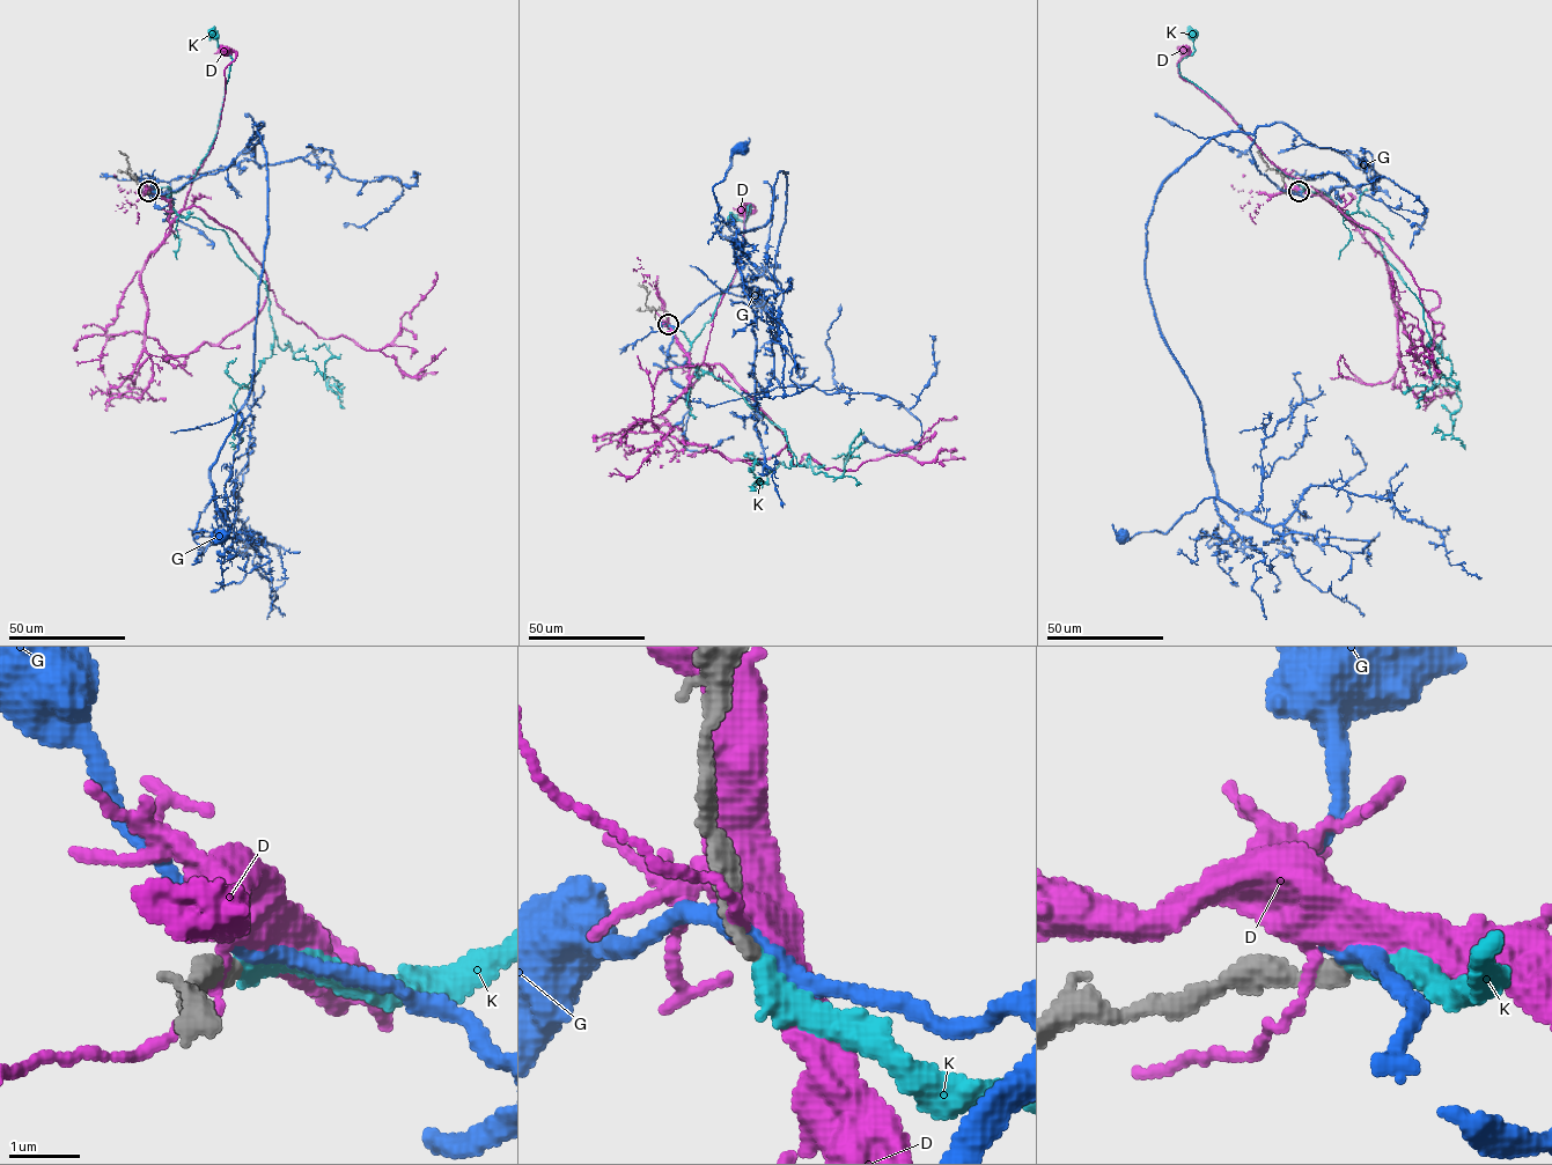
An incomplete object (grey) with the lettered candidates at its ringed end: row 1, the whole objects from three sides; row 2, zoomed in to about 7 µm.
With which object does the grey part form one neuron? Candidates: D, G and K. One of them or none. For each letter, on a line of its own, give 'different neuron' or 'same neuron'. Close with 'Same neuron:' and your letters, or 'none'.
D: different neuron
G: different neuron
K: same neuron
Same neuron: K

